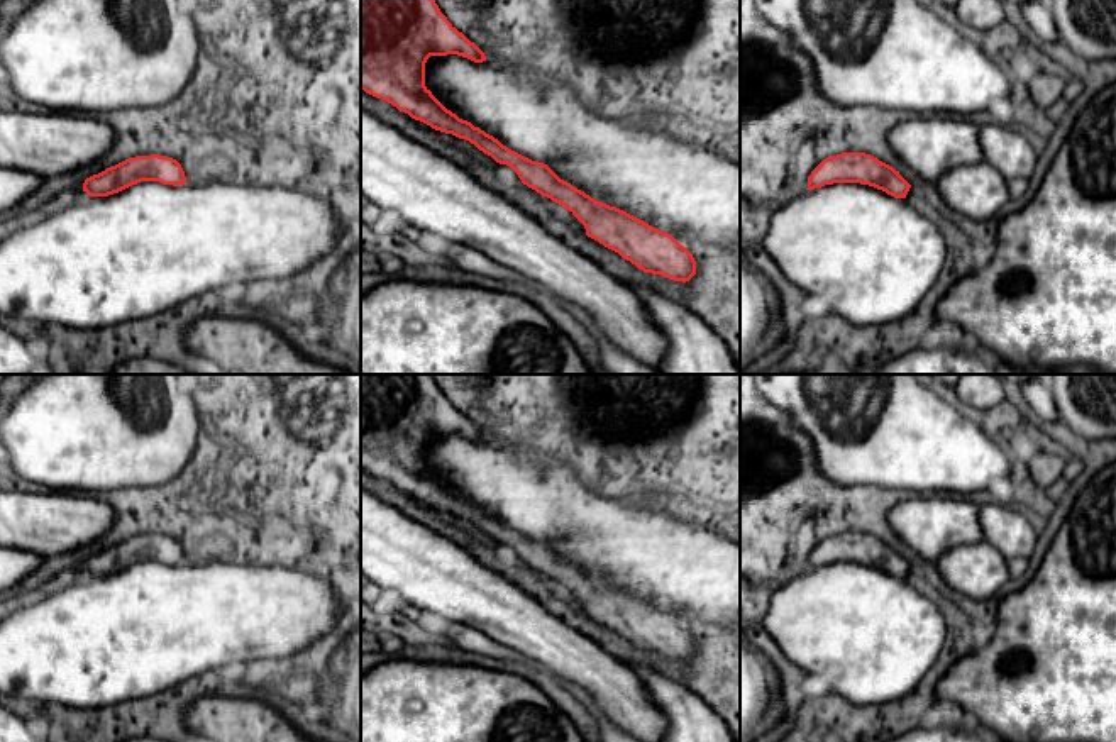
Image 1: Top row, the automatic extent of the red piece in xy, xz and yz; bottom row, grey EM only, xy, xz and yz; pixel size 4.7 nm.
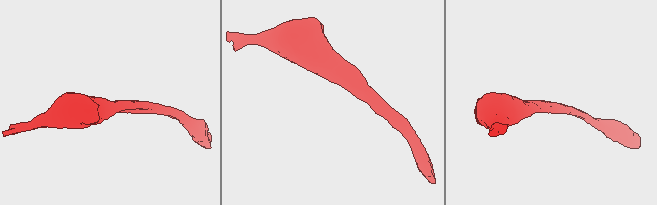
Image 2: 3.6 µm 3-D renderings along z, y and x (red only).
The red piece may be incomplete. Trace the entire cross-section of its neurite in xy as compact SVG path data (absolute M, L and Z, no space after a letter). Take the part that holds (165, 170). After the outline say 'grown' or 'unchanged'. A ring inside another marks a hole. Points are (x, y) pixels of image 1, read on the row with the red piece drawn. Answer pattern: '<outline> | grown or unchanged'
M151 154L129 158L85 180L88 197L108 197L141 181L159 181L180 186L186 183L181 164L168 156Z | unchanged

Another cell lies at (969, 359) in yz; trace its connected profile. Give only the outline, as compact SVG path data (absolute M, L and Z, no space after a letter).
M967 342L962 347L918 347L882 364L877 374L1060 374L1058 369L1016 369Z

